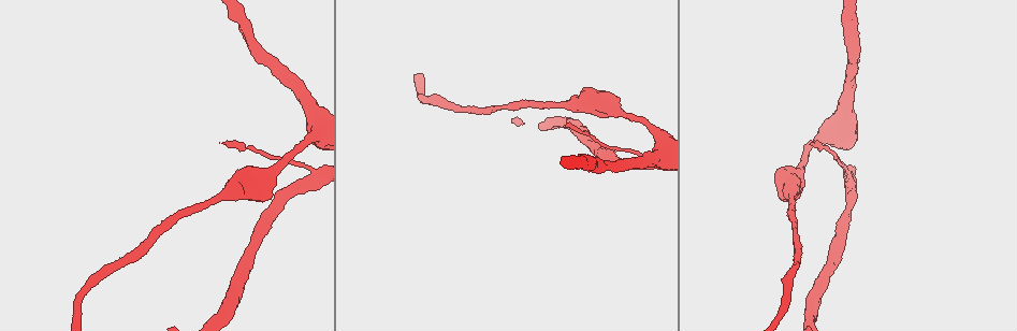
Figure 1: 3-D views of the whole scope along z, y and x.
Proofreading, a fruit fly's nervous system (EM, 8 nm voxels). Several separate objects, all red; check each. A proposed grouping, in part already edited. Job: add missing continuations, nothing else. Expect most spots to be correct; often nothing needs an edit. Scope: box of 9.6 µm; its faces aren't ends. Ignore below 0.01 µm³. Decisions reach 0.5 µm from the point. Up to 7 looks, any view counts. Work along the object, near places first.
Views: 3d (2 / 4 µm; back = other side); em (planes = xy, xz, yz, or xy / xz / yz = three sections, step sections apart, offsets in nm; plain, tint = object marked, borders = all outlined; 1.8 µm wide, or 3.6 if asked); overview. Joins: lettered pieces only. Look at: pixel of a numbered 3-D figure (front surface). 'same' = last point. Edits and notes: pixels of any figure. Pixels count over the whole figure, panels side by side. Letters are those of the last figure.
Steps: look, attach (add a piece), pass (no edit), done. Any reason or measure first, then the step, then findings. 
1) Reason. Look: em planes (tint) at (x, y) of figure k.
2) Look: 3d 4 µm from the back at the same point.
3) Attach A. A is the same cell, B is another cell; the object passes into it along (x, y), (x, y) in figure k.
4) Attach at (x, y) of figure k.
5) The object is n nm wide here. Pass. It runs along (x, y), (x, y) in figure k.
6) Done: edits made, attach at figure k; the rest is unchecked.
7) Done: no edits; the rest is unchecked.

Abrupt turn. Look: 3d 2 µm at (303, 183) of figure 1.

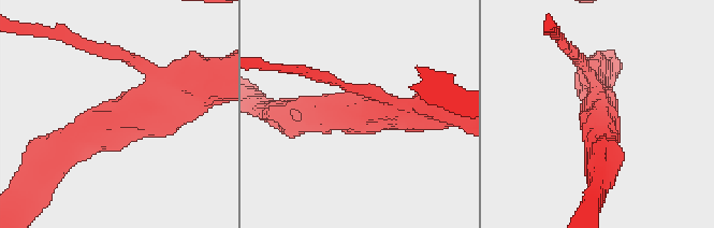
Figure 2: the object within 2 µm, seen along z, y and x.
3 arms meet here. Look: em xz step 4 (tint) at (126, 112) of figure 2.

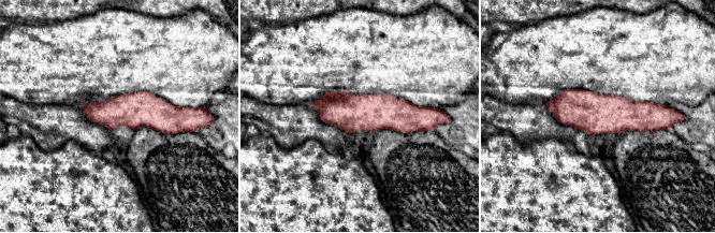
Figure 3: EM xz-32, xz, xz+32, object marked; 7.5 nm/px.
Look: em yz step 4 (borders) at the same point.

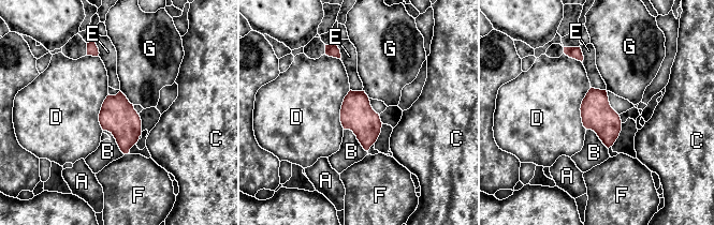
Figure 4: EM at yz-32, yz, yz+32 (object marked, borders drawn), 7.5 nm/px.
The longest contact is with D, 320 nm. Pass. A, B, C, D, E, F and G are other cells; a border runs along (120, 90), (133, 104) in figure 4; none of them fits.

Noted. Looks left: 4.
Sudden change in width. Look: em 3.6 µm planes (borders) at (309, 109) of figure 1.

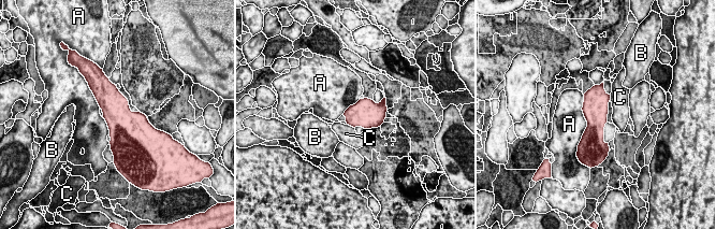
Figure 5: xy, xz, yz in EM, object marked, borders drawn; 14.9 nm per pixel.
The longest contact is with A, 800 nm. Pass. A, B and C are other cells; a border runs along (584, 95), (586, 128), (576, 147) in figure 5; none of them fits.

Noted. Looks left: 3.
Tapers out. Look: em planes (borders) at (811, 143) of figure 1.

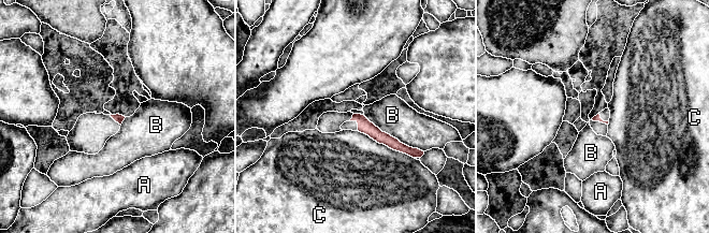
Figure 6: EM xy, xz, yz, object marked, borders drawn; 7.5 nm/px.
Pass. A, B and C are other cells; a border runs along (363, 115), (382, 131), (422, 151) in figure 6; none of them fits.

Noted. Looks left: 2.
Done: no edits; the rest is unchecked.

